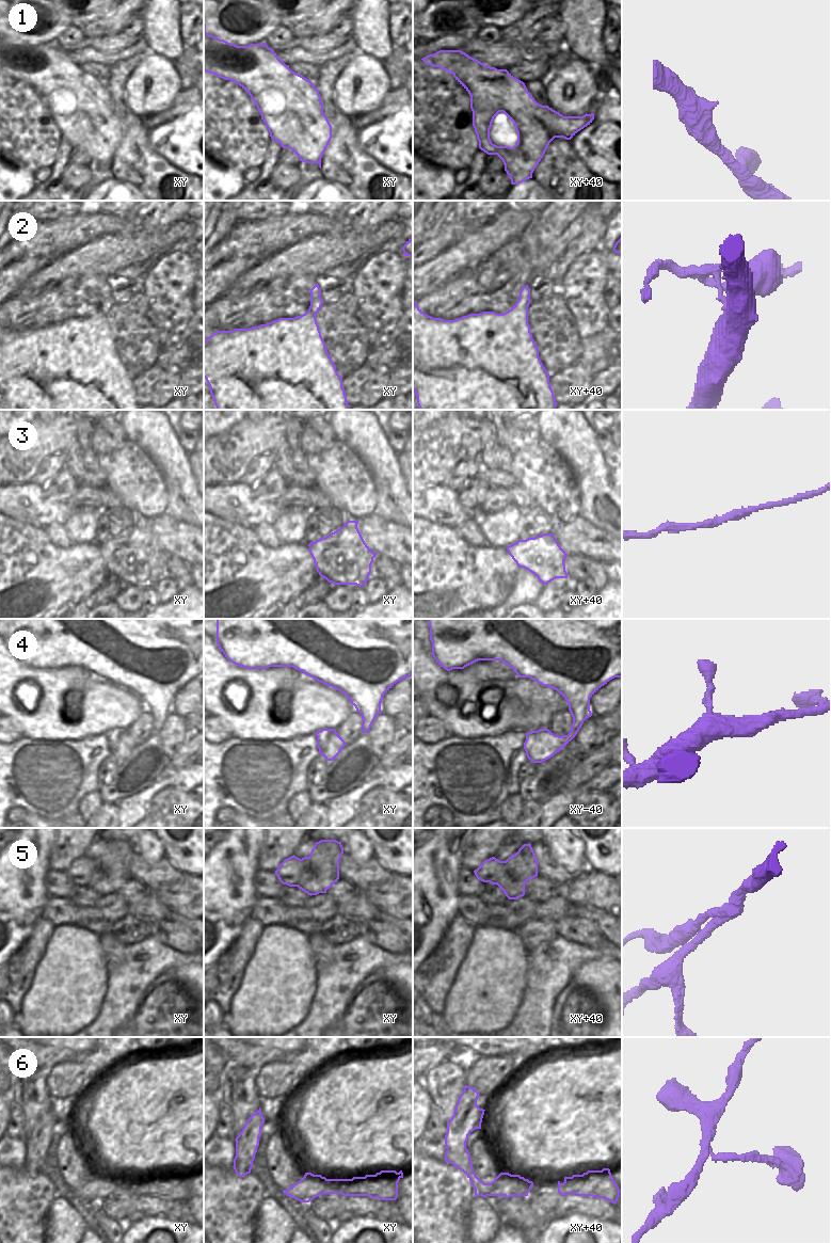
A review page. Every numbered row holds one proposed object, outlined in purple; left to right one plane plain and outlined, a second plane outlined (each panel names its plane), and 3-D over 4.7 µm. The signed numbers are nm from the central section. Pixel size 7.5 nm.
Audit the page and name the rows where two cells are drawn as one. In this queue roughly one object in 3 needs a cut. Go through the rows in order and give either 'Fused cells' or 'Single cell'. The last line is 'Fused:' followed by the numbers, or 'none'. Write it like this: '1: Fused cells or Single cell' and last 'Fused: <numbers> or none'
1: Single cell
2: Fused cells
3: Fused cells
4: Single cell
5: Fused cells
6: Single cell
Fused: 2, 3, 5.

